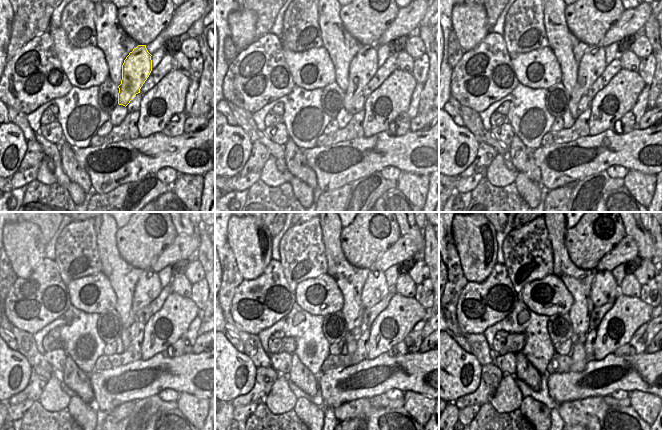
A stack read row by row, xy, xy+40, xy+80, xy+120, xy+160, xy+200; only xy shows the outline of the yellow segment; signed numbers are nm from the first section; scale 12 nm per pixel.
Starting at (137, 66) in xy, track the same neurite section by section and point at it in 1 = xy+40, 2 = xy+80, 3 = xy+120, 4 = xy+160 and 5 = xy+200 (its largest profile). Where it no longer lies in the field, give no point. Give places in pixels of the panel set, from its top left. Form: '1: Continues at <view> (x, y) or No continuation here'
1: Continues at xy+40 (364, 65)
2: Continues at xy+80 (592, 65)
3: Continues at xy+120 (148, 287)
4: Continues at xy+160 (375, 288)
5: Continues at xy+200 (604, 289)

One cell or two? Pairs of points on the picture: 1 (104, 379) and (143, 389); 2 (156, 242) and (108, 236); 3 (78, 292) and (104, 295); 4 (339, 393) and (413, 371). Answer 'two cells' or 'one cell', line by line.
1: one cell
2: two cells
3: one cell
4: one cell

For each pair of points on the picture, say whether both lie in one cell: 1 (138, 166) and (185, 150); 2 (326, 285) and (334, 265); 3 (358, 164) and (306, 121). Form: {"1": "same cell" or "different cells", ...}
{"1": "same cell", "2": "different cells", "3": "different cells"}

